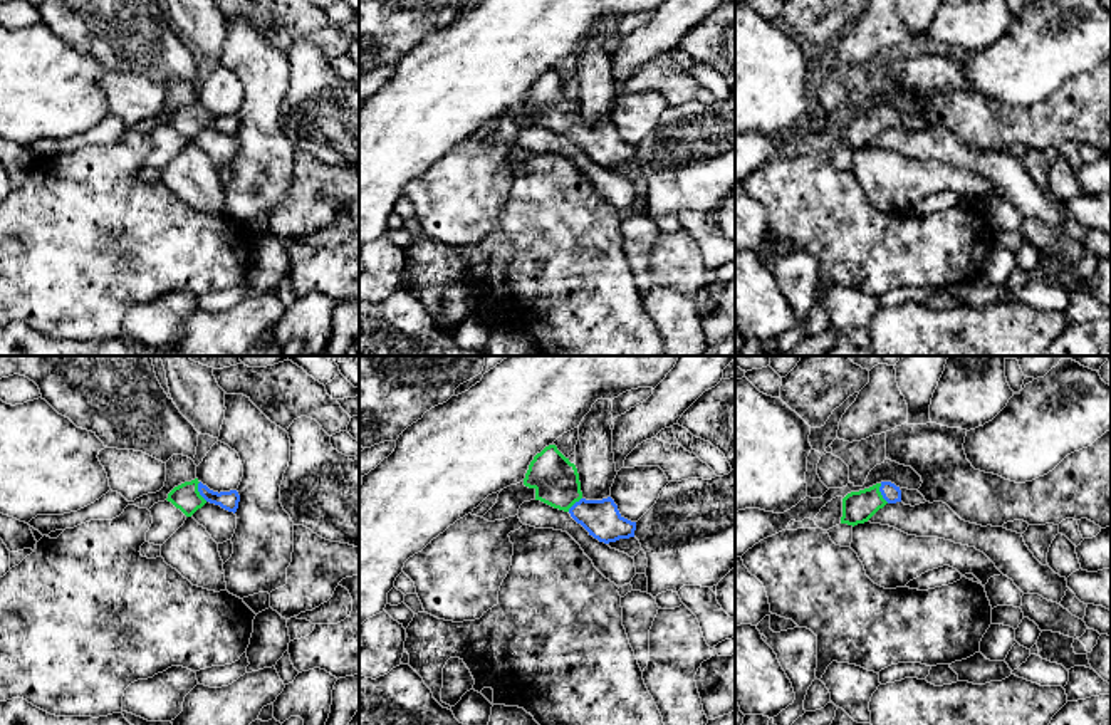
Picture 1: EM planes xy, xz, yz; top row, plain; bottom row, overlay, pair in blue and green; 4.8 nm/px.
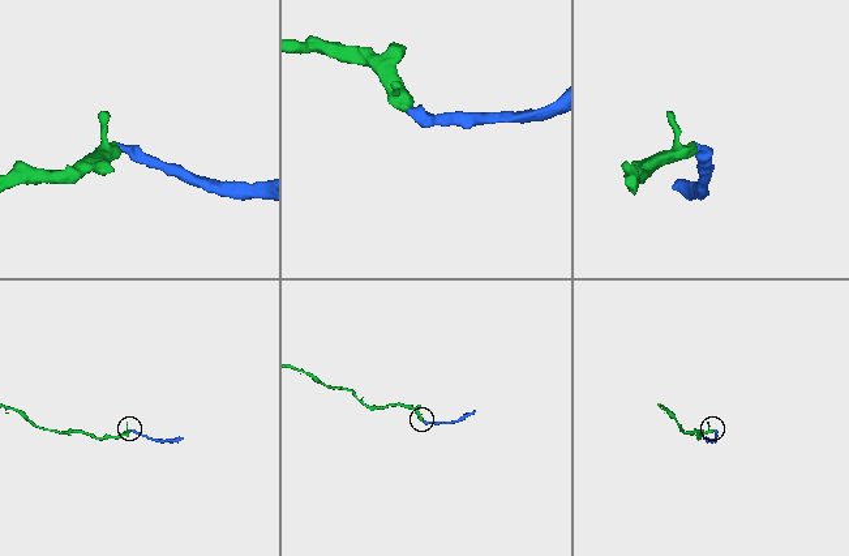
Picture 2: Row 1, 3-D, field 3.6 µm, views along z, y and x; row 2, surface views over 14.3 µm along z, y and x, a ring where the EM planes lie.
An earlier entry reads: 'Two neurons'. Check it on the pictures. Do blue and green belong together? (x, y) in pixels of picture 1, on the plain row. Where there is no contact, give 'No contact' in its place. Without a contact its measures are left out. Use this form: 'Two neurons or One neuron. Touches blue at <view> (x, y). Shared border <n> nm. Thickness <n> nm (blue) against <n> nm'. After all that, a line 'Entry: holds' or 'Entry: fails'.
One neuron. Touches blue at xy (198, 114). Shared border 100 nm. Thickness 90 nm (blue) against 130 nm
Entry: fails

